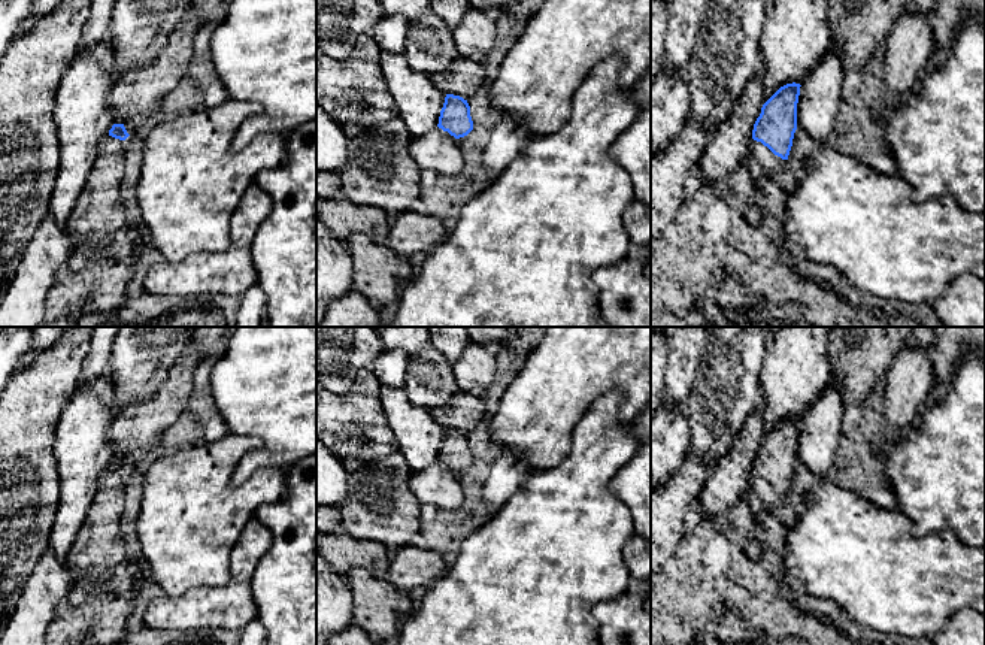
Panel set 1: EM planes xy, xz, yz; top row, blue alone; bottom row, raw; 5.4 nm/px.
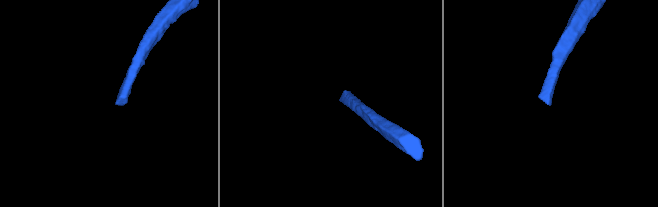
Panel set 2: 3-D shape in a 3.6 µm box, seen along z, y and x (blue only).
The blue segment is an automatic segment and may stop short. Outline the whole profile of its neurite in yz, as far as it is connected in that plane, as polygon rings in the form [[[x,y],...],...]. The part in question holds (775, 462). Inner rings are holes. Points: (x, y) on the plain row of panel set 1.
[[[800,418],[781,421],[761,442],[749,478],[749,502],[755,515],[767,515],[784,505],[797,464]]]

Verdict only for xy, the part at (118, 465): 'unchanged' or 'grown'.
grown

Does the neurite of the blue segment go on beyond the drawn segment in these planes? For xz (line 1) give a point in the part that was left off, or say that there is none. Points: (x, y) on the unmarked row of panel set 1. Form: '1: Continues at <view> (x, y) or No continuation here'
1: No continuation here

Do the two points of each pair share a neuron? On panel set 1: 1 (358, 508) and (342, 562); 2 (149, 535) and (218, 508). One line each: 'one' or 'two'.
1: two
2: one

